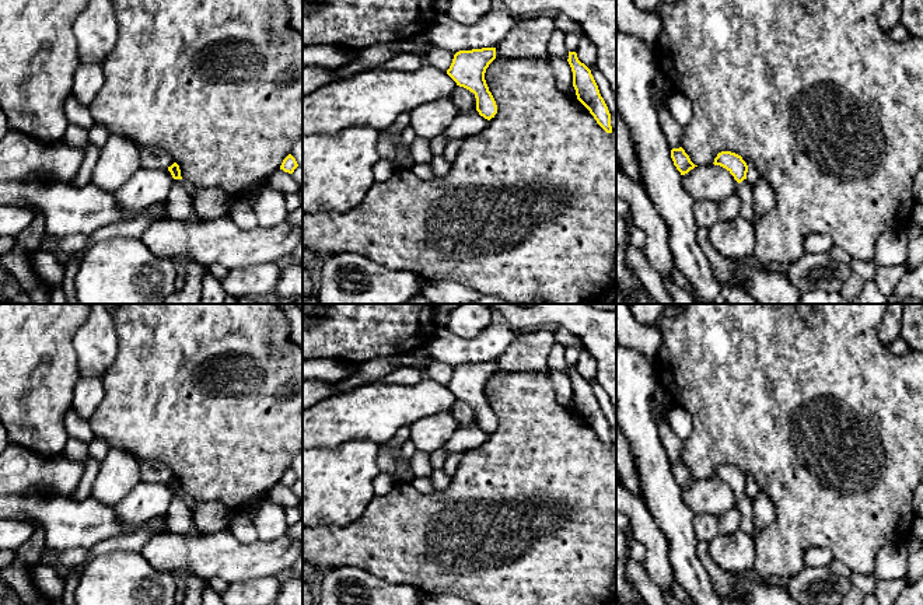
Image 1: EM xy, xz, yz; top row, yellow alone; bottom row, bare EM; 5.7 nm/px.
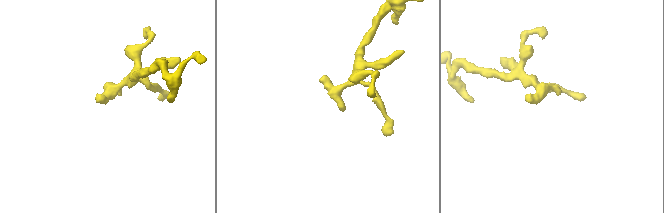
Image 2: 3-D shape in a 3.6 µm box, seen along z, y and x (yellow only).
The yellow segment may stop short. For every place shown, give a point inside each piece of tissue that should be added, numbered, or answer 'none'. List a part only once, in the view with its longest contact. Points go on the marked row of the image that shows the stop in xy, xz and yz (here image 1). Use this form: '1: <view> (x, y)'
1: xy (179, 205)

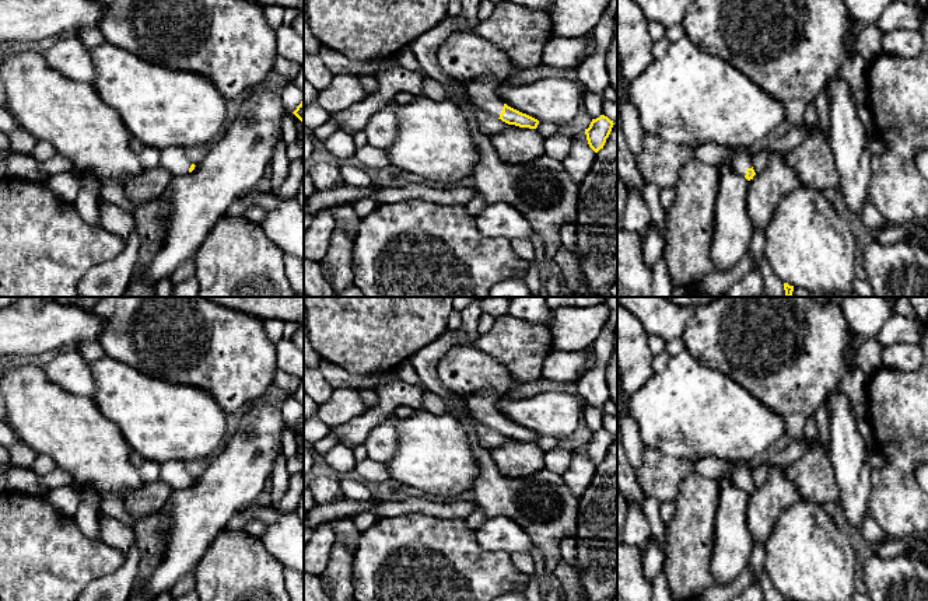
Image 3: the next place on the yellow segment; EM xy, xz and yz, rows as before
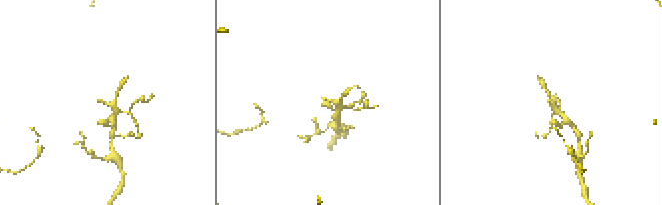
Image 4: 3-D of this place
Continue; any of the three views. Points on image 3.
1: xz (482, 91)

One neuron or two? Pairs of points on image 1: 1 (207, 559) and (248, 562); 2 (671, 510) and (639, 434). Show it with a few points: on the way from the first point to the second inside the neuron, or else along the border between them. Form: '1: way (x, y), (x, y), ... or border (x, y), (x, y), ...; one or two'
1: way (217, 559), (238, 562); one
2: way (660, 492), (656, 481), (656, 464), (647, 453); one

